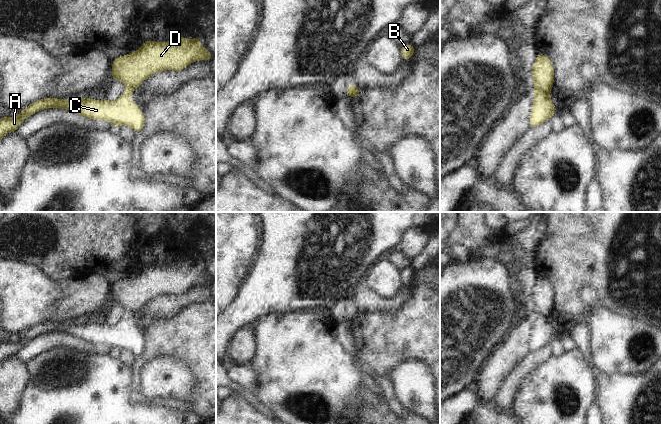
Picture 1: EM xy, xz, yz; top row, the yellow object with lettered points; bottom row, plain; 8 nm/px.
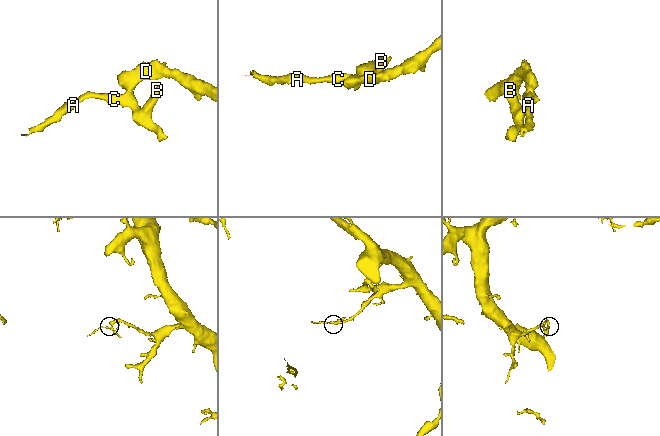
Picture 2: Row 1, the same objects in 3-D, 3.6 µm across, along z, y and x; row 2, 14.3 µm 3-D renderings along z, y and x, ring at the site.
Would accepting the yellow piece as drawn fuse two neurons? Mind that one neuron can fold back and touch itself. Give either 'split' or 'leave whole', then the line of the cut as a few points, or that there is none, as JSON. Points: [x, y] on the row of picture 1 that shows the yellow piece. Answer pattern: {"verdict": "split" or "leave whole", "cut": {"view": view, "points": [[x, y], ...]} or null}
{"verdict": "split", "cut": {"view": "yz", "points": [[535, 91], [546, 91], [548, 93]]}}

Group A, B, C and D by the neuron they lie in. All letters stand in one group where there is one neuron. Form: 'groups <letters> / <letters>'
groups A B C / D

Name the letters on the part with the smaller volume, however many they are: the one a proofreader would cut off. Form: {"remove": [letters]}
{"remove": ["A", "B", "C"]}

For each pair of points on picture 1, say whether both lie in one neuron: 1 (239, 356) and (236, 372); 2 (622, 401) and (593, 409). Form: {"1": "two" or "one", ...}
{"1": "two", "2": "two"}

